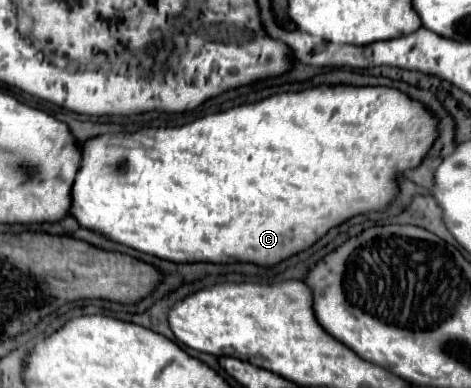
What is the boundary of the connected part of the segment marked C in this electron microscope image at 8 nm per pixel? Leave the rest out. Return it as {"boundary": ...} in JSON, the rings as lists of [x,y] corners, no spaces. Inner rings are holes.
{"boundary":[[[314,87],[300,93],[280,93],[252,105],[240,105],[224,113],[206,115],[188,125],[174,129],[142,129],[138,133],[116,133],[100,135],[82,143],[84,157],[72,187],[72,209],[70,213],[78,219],[82,227],[106,235],[112,241],[128,245],[136,251],[168,259],[174,263],[254,263],[260,267],[274,267],[280,261],[312,247],[322,239],[332,227],[342,225],[350,217],[366,215],[372,211],[386,211],[388,205],[400,193],[398,175],[406,169],[416,169],[434,141],[438,139],[438,117],[430,113],[420,101],[410,99],[398,89],[390,87]]]}

